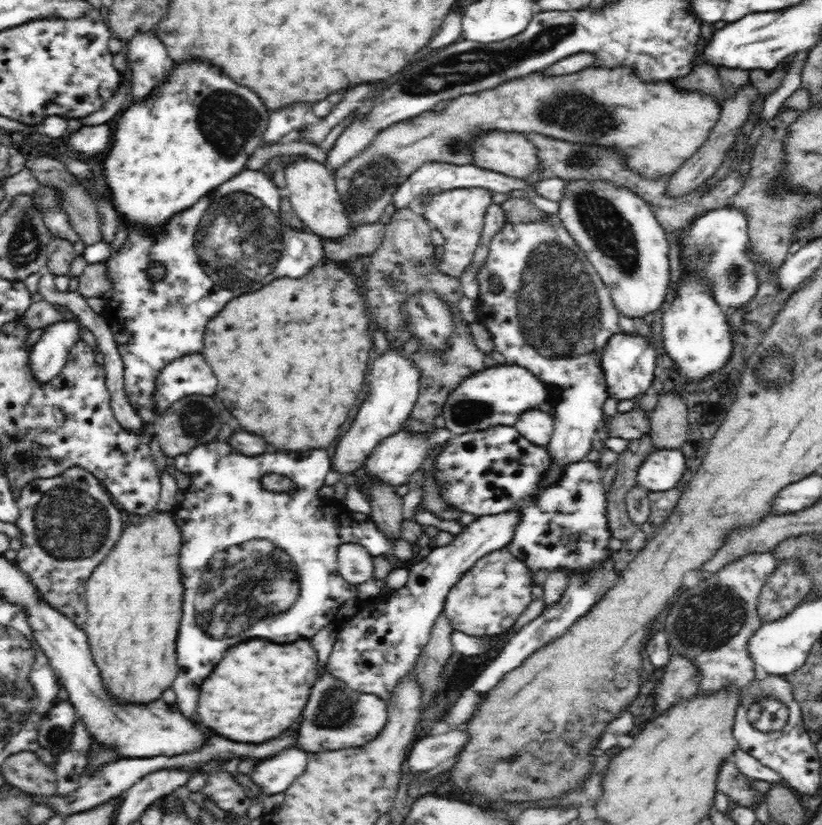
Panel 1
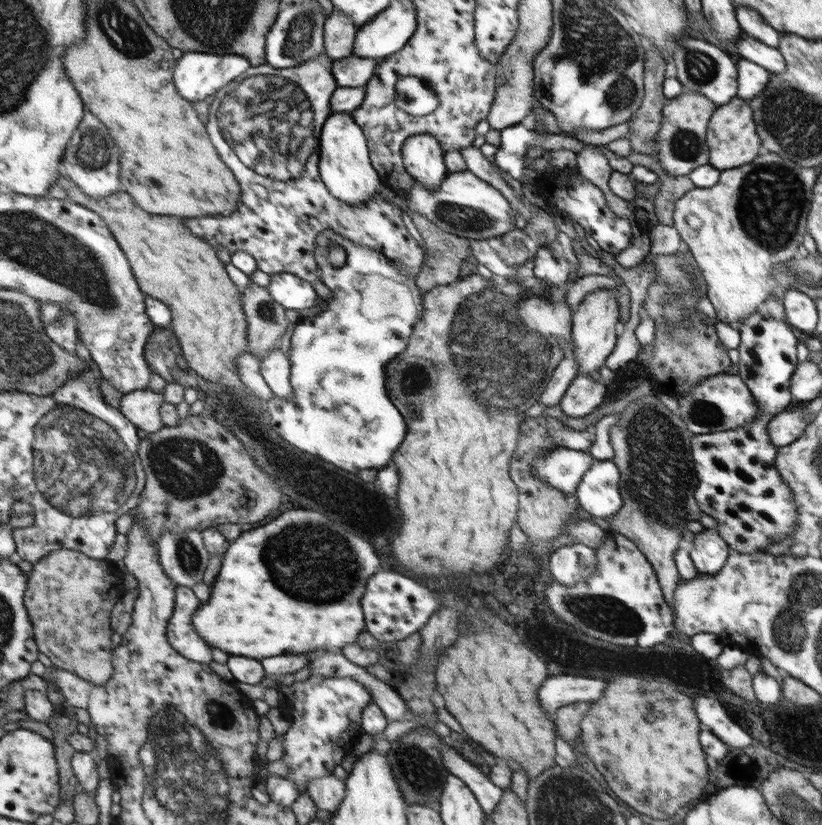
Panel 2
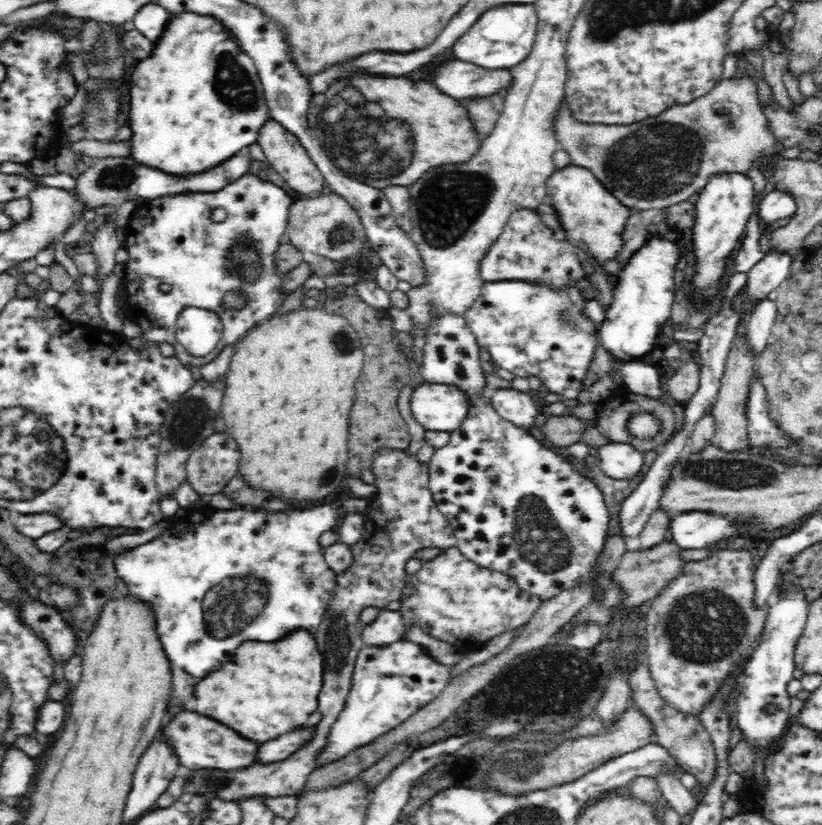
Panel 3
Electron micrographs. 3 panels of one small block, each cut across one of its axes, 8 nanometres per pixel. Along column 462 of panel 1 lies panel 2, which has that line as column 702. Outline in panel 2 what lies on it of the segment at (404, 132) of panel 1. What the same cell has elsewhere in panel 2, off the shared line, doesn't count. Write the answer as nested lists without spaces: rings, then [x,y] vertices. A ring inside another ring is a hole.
[[[686,89],[678,96],[666,99],[658,132],[658,157],[662,169],[668,175],[688,176],[694,169],[710,163],[711,153],[707,144],[707,132],[716,108],[720,105],[703,94]]]

